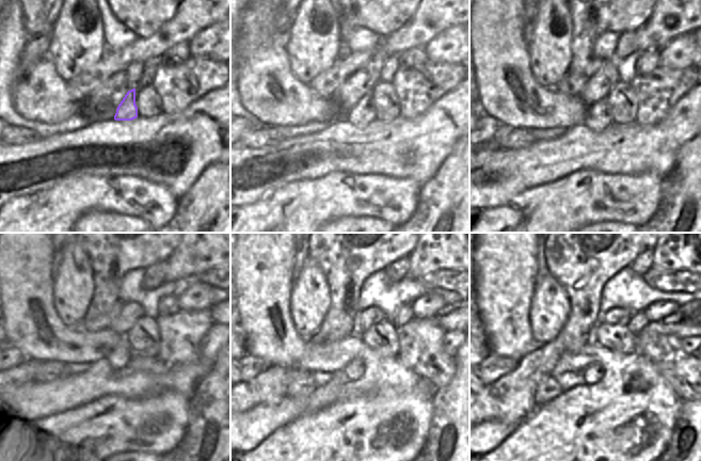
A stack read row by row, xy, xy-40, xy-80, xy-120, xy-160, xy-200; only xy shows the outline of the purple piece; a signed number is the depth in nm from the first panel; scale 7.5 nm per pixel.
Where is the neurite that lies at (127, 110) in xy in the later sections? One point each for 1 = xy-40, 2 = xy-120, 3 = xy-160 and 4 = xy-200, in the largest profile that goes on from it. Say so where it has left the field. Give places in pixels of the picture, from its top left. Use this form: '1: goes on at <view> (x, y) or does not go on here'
1: goes on at xy-40 (362, 114)
2: goes on at xy-120 (118, 358)
3: goes on at xy-160 (354, 369)
4: goes on at xy-200 (592, 374)

